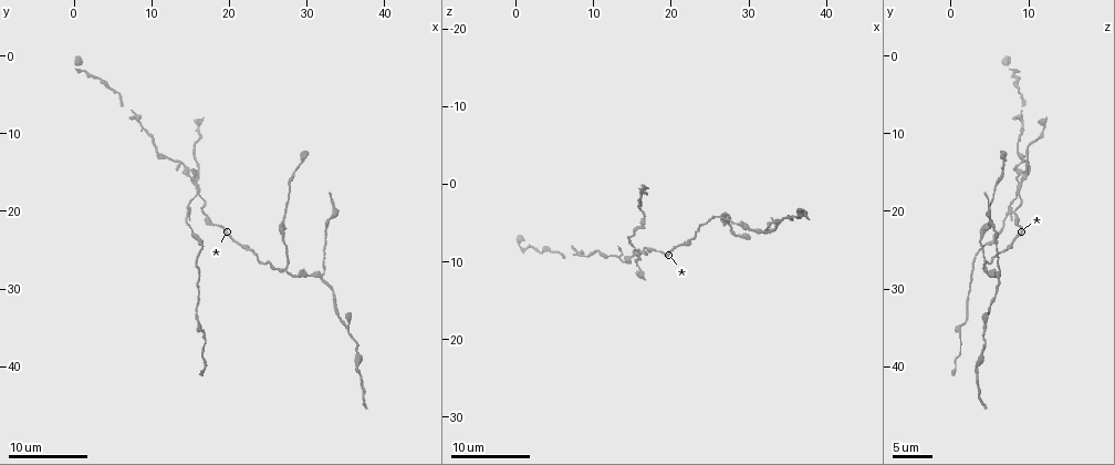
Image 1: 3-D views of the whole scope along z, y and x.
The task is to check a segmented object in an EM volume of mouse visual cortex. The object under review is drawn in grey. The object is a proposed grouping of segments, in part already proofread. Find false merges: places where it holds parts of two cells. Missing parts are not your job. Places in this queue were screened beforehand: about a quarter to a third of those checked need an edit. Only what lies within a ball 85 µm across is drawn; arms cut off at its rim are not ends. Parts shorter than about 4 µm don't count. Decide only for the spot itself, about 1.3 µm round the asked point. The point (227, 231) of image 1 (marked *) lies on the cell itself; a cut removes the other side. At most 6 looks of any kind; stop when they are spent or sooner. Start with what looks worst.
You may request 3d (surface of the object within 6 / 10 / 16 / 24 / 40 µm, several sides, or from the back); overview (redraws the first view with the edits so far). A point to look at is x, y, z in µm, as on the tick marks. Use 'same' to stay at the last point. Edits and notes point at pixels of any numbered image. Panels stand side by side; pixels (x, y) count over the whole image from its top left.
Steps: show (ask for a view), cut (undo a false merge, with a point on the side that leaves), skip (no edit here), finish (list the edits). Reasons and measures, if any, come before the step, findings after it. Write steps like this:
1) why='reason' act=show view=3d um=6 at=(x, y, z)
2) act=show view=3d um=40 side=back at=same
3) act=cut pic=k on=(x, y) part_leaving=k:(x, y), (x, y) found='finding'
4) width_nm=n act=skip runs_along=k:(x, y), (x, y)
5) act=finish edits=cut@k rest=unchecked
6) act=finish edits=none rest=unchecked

why='side arm on a straight run' act=show view=3d um=16 at=(27.0, 28.0, 4.0)

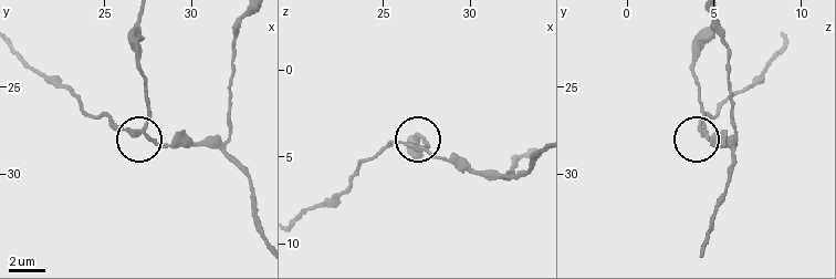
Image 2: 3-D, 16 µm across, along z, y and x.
act=show view=3d um=16 side=back at=(27.4, 27.6, 4.6)

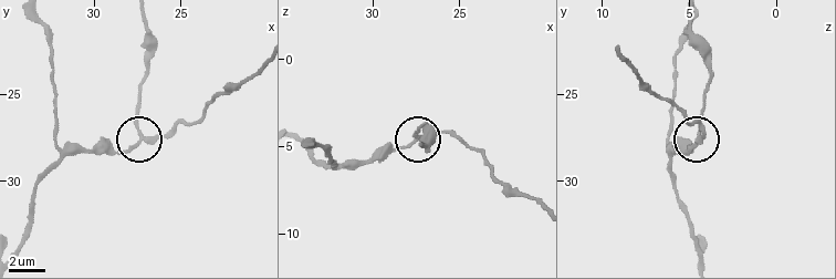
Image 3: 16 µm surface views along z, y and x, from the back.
width_nm=180 act=cut pic=3 on=(138, 103) part_leaving=3:(139, 127), (144, 21) found='a second cell is stuck on'

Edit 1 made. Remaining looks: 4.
act=show view=3d um=6 at=(32.0, 28.5, 6.5)

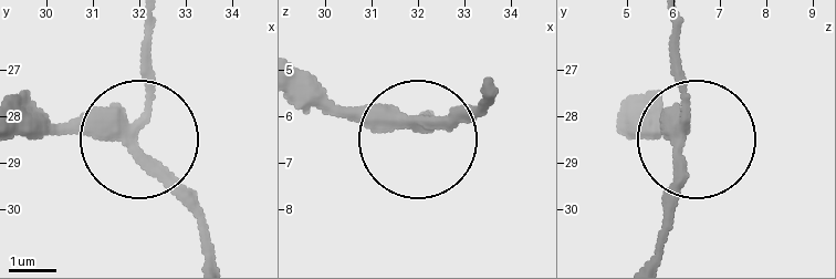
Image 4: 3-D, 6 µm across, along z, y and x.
act=skip runs_along=4:(20, 130), (135, 133), (150, 93), (150, 22) found='all the same cell'

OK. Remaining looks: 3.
why='side arm on a straight run' act=show view=3d um=6 at=(35.5, 35.0, 4.5)

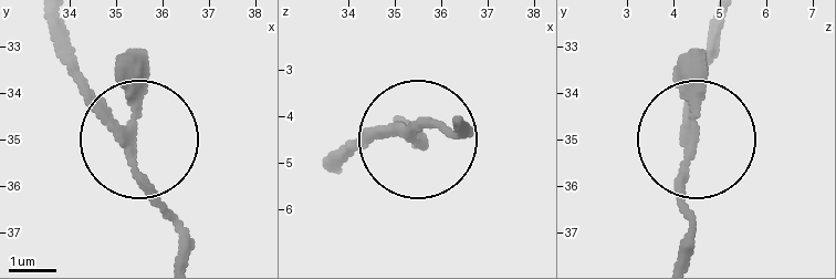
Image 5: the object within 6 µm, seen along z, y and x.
width_nm=190 act=skip runs_along=5:(334, 166), (421, 126), (464, 126) found='all the same cell'

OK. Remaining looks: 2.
act=finish edits=cut@3 rest=unchecked

